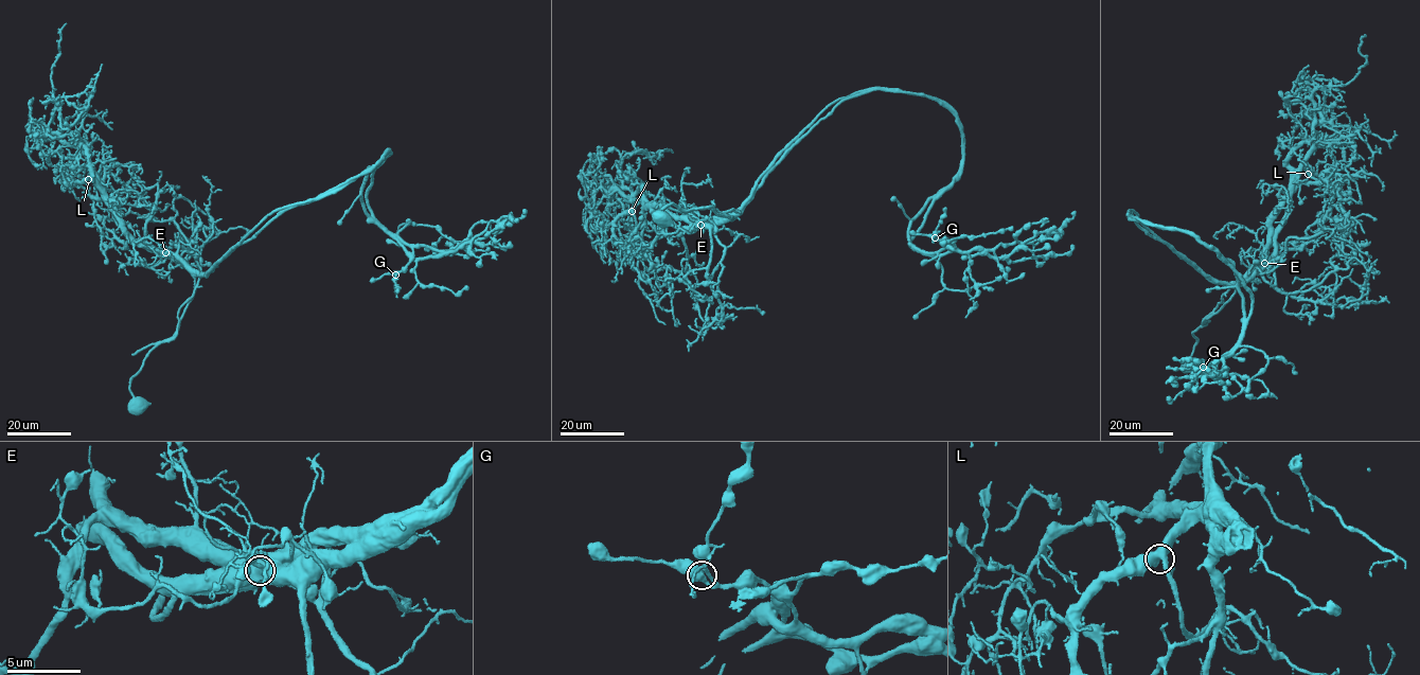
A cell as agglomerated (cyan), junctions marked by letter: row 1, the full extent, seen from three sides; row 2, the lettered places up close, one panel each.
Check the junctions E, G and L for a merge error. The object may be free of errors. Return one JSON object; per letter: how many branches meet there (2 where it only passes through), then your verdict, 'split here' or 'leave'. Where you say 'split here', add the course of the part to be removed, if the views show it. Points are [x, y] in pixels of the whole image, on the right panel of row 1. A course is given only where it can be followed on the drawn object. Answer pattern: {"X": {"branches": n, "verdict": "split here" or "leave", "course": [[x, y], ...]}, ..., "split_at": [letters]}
{"E": {"branches": 1, "verdict": "split here", "course": [[1264, 263], [1211, 280], [1129, 211], [1232, 263], [1240, 338], [1210, 376], [1209, 363], [1173, 358]]}, "G": {"branches": 2, "verdict": "leave"}, "L": {"branches": 3, "verdict": "leave"}, "split_at": ["E"]}

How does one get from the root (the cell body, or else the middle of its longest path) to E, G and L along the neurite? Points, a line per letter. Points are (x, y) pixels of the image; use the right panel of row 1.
E: (1188, 365), (1186, 360), (1196, 341), (1192, 332), (1206, 325), (1204, 320), (1218, 312), (1241, 281), (1264, 263)
G: (1188, 365), (1192, 333), (1229, 286), (1129, 213), (1191, 231), (1232, 263), (1239, 339), (1203, 367)
L: (1188, 365), (1196, 341), (1192, 333), (1259, 263), (1290, 180), (1302, 167), (1308, 174)

